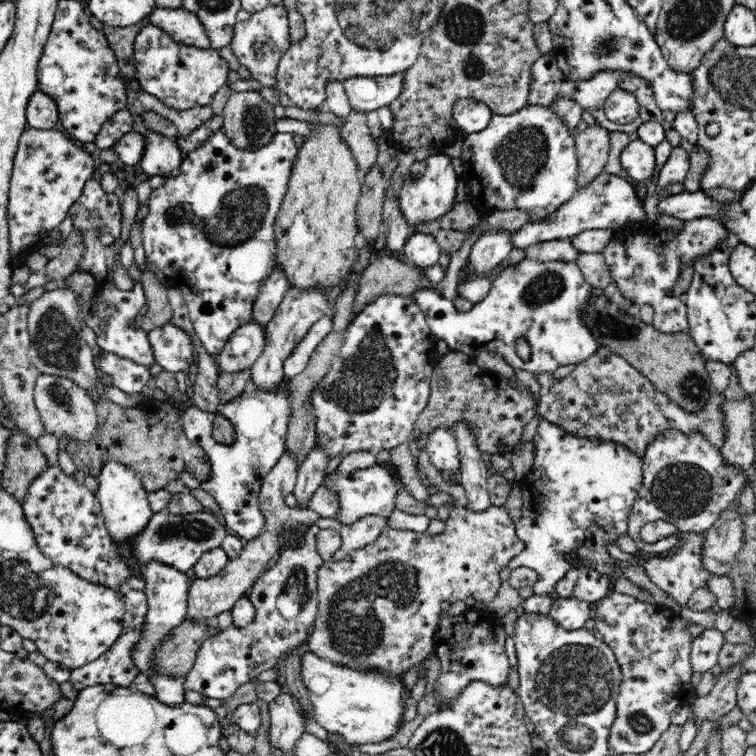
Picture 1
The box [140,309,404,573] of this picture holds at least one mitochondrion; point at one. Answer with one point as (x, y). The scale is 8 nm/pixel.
(359, 384)

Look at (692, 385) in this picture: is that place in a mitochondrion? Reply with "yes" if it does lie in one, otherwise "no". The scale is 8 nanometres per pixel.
yes

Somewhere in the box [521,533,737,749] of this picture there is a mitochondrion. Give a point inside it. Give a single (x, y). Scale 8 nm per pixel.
(638, 722)

